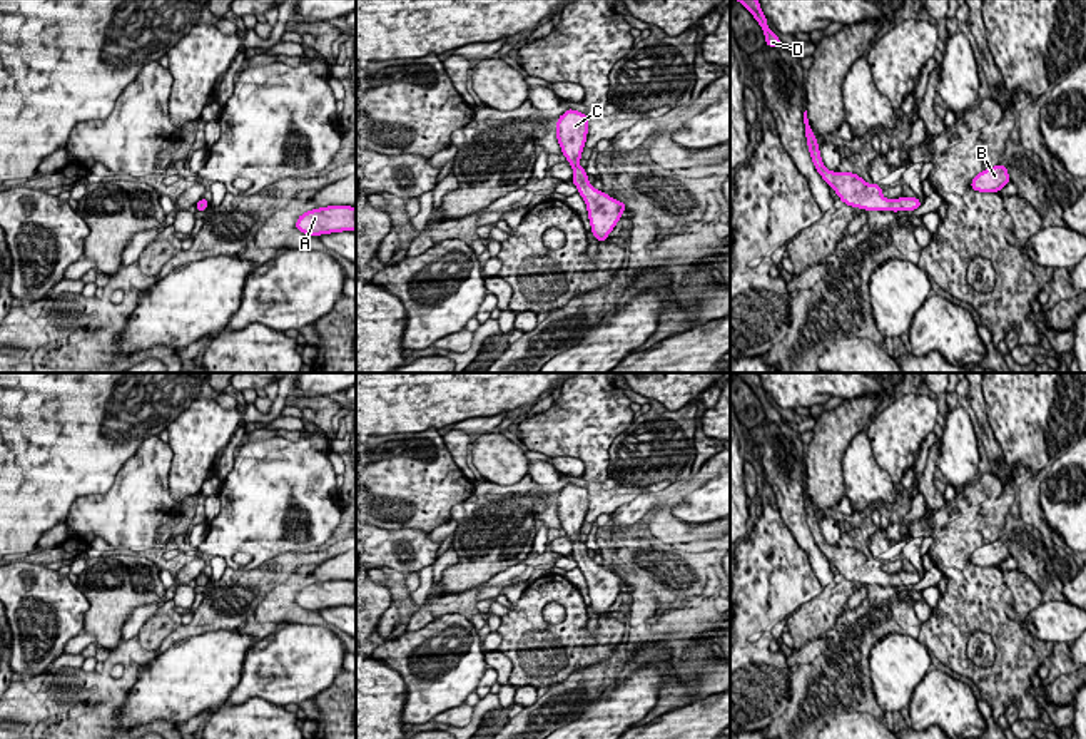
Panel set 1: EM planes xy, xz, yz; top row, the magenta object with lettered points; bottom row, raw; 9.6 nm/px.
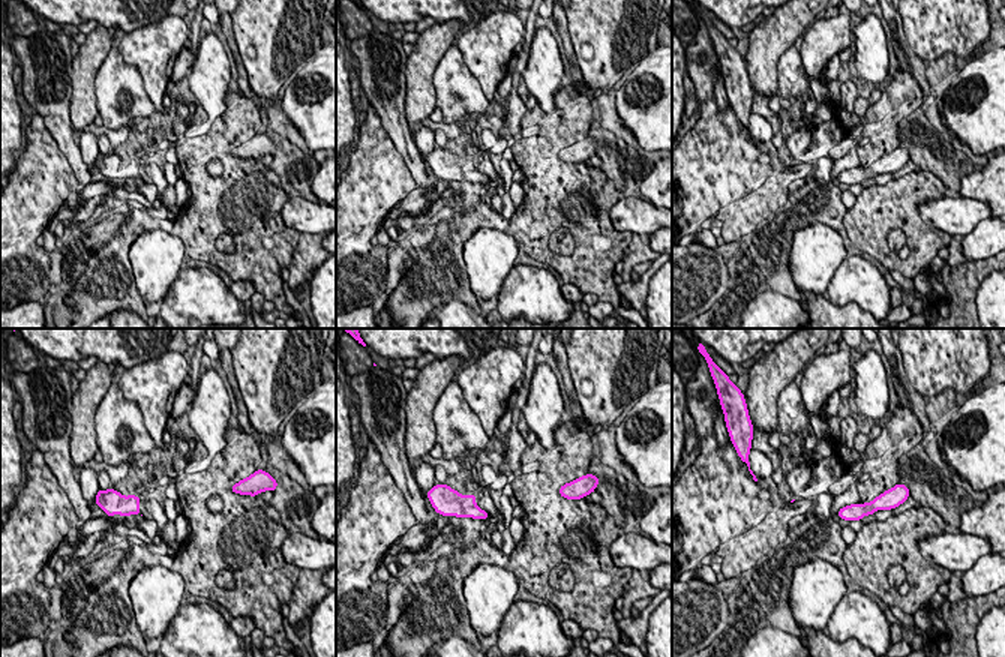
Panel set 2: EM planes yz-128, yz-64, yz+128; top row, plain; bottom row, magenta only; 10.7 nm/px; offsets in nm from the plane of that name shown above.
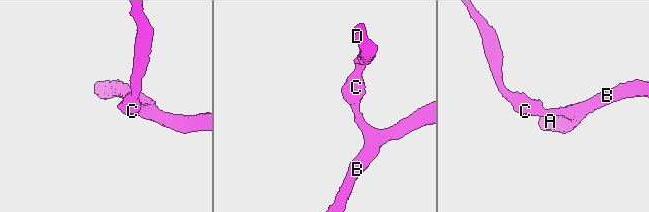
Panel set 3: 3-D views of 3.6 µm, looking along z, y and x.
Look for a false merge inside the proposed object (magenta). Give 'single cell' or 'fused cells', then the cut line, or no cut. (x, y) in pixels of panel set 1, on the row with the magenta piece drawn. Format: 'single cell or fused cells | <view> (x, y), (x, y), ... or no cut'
single cell | no cut

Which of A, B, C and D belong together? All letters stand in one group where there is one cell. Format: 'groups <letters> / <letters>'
groups A B C D

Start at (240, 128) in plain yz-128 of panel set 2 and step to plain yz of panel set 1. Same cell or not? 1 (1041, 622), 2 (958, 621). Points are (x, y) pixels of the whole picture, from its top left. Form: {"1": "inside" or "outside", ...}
{"1": "outside", "2": "inside"}

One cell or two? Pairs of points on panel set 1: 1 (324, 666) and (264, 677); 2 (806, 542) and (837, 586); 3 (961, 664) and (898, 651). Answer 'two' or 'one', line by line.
1: one
2: two
3: two

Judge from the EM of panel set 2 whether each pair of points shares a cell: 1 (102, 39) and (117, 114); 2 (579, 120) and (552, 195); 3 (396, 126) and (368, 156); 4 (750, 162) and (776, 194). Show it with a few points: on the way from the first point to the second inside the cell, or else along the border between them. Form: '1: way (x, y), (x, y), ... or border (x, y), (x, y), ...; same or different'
1: border (113, 47), (96, 74), (96, 92); different
2: way (561, 138), (552, 147), (552, 177); same
3: border (371, 104), (381, 126), (407, 165); different
4: border (771, 171), (758, 188), (737, 200); different

